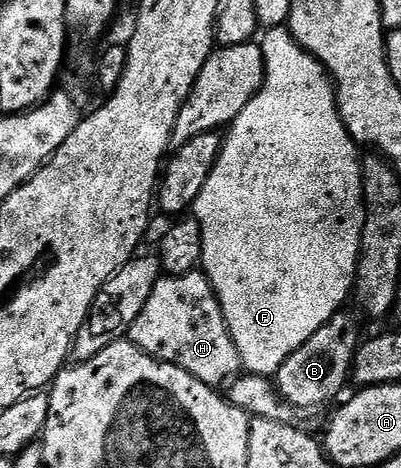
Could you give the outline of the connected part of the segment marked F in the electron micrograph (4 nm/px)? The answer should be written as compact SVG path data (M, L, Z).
M283 26L281 28L267 28L264 35L266 37L260 40L260 47L264 54L264 62L266 63L266 77L262 79L262 89L252 98L252 102L248 102L248 106L244 106L244 110L240 110L238 117L234 119L234 123L229 125L228 131L225 133L222 141L222 150L218 153L218 161L214 164L212 174L208 174L208 178L204 182L204 190L200 190L200 194L196 198L192 209L193 219L198 221L200 230L202 231L202 262L200 265L201 271L206 273L206 277L212 282L212 286L216 290L216 298L222 307L222 313L226 319L228 330L232 334L232 338L236 342L236 350L242 359L243 369L247 373L264 376L267 378L277 377L280 366L289 356L296 350L300 350L300 346L304 346L304 342L308 342L308 338L312 338L312 334L316 334L316 330L320 330L320 326L324 326L324 322L328 322L328 318L332 318L343 307L342 304L348 300L348 293L353 289L354 276L358 273L358 251L360 250L360 238L362 237L362 217L364 209L362 206L362 165L360 163L359 145L355 144L354 140L348 134L348 130L344 126L344 122L338 113L338 94L334 91L334 82L330 79L330 74L327 72L326 67L320 63L313 56L311 52L306 52L294 41L294 36L291 34L289 27Z

